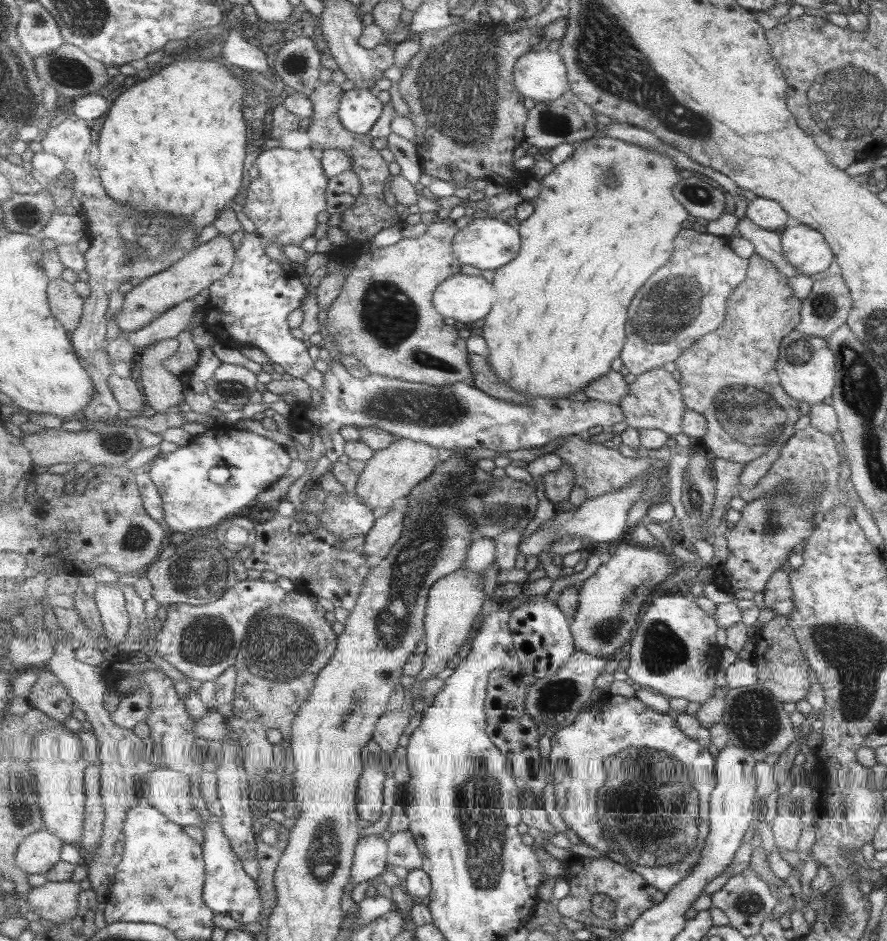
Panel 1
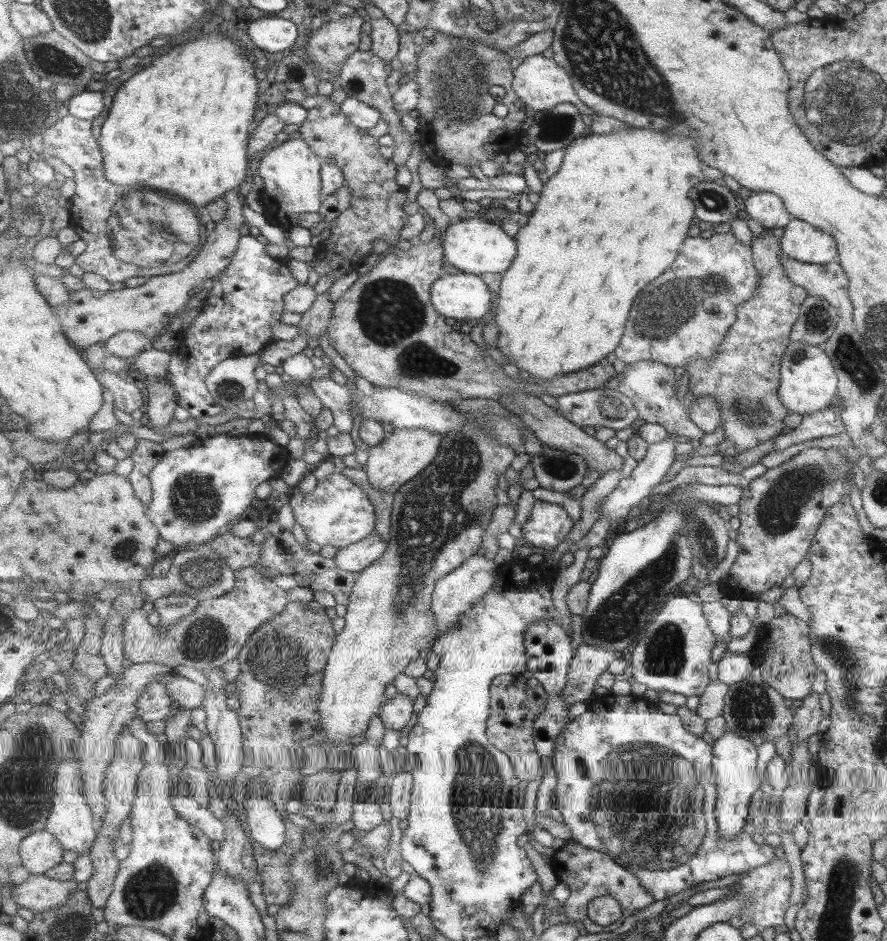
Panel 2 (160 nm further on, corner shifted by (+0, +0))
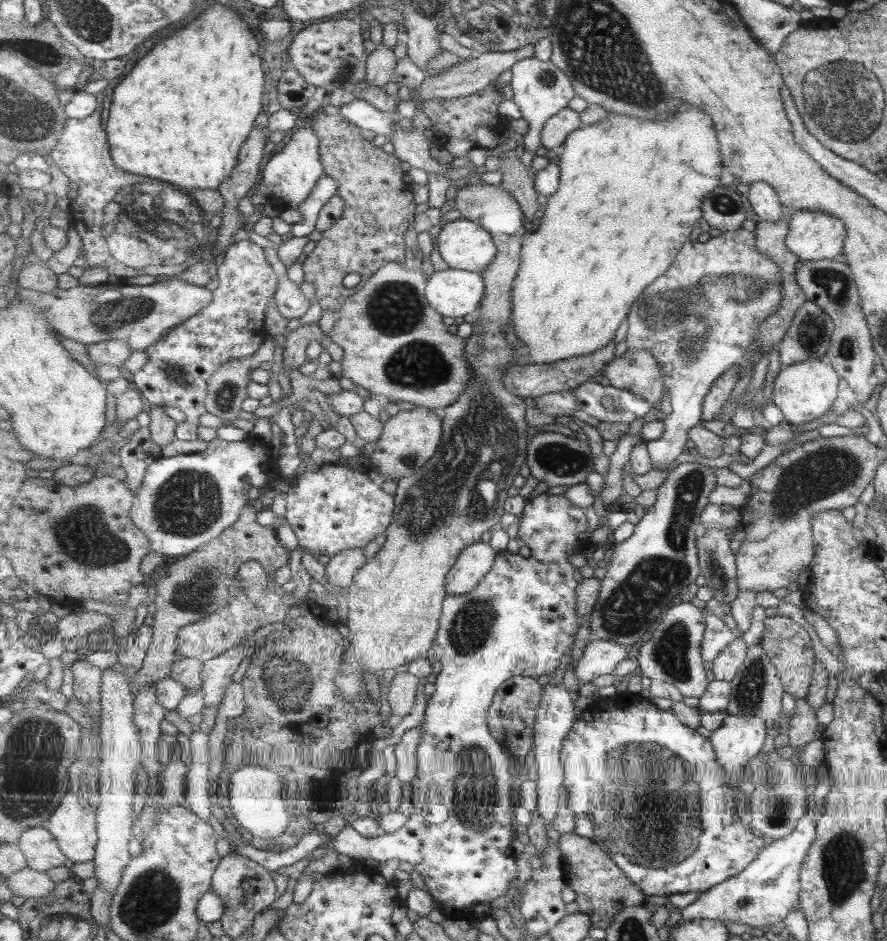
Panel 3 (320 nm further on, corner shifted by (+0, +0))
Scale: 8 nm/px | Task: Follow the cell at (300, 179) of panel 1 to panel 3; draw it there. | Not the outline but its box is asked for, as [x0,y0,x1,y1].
[262,126,325,209]

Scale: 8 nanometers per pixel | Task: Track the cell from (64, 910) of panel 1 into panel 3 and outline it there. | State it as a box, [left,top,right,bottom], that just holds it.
[1,867,57,899]

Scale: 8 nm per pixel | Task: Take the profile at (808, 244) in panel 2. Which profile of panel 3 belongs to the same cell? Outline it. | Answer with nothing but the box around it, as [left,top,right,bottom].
[785,209,846,262]

